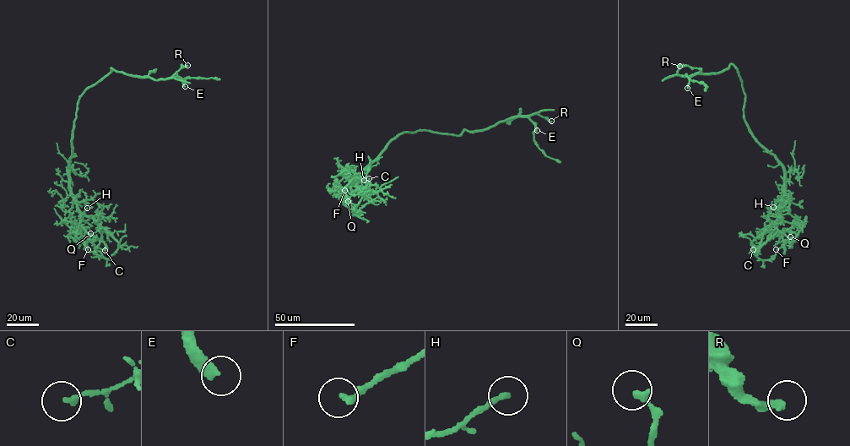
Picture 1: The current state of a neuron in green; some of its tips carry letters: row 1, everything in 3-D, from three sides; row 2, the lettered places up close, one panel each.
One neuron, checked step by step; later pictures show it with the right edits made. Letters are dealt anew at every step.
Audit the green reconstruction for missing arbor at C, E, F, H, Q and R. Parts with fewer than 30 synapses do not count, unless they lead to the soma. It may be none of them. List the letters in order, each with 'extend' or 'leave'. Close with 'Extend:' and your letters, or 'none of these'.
C: leave
E: extend
F: leave
H: leave
Q: leave
R: extend
Extend: E, R

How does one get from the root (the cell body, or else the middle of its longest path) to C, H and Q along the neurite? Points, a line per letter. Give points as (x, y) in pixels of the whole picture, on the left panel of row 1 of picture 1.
C: (74, 122), (73, 153), (69, 163), (70, 191), (81, 216), (81, 224), (87, 232), (102, 242), (105, 250)
H: (74, 122), (73, 153), (69, 163), (70, 193), (82, 213), (84, 214), (87, 208)
Q: (74, 122), (73, 153), (69, 163), (70, 191), (81, 216), (82, 238), (89, 240), (90, 233)

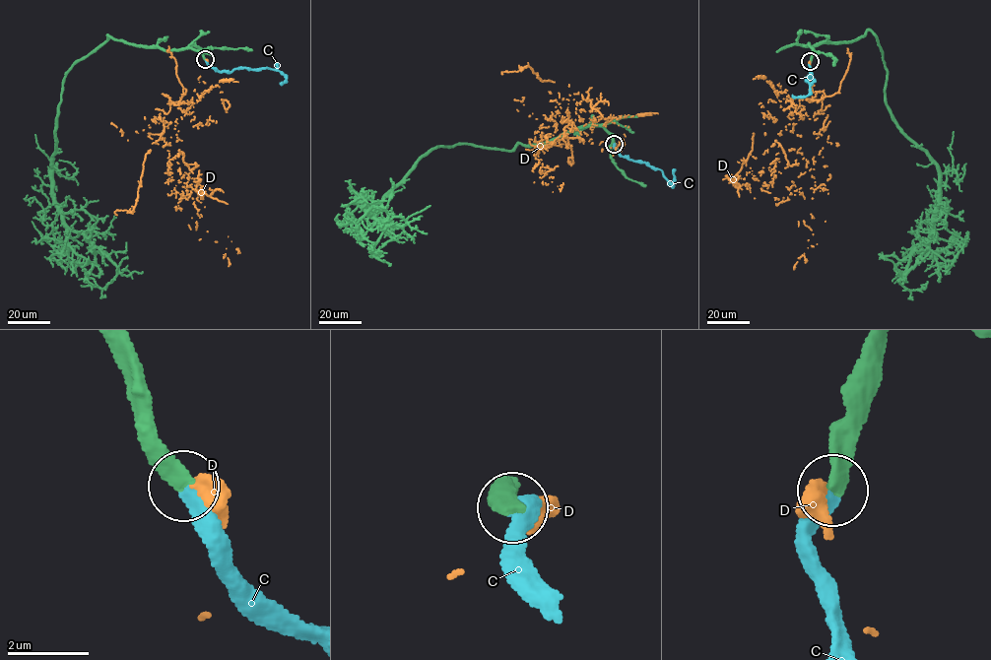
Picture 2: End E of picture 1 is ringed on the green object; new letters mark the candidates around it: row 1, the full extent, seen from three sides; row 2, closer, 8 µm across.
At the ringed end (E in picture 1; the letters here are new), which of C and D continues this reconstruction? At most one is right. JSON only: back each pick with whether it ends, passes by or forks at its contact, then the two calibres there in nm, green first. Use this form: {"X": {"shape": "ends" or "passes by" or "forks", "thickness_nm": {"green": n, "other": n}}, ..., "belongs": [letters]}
{"C": {"shape": "ends", "thickness_nm": {"green": 380, "other": 320}}, "belongs": ["C"]}

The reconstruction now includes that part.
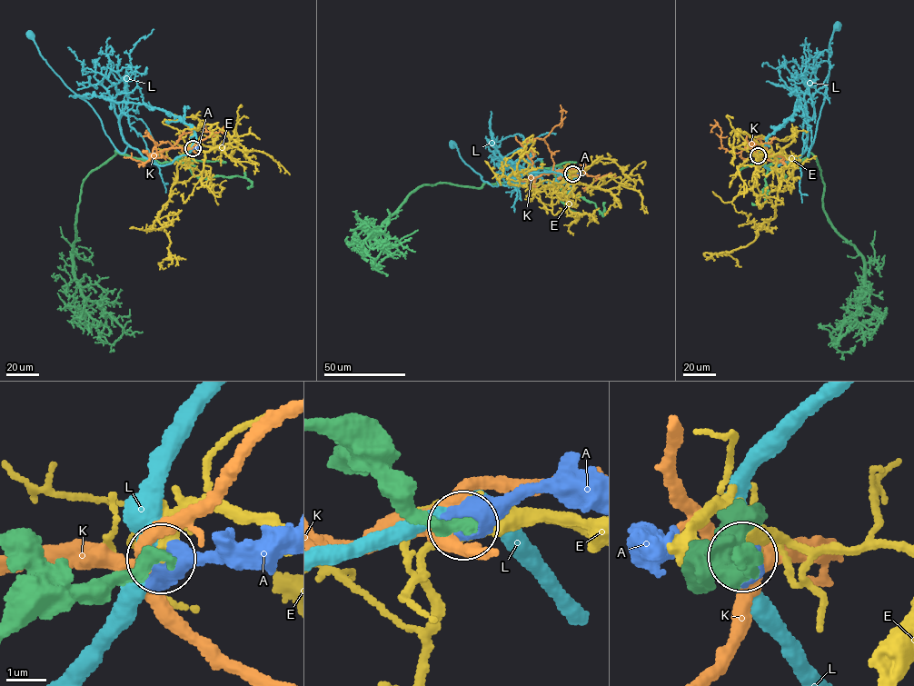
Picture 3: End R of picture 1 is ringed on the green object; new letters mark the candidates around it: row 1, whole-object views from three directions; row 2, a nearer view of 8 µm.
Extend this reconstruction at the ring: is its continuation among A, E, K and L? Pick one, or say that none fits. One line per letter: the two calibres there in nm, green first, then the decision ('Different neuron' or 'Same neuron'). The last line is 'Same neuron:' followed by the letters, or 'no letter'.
A: Thickness 400 nm (green) against 750 nm. Same neuron
E: Thickness 400 nm (green) against 400 nm. Different neuron
K: Thickness 480 nm (green) against 360 nm. Different neuron
L: Thickness 440 nm (green) against 400 nm. Different neuron
Same neuron: A

